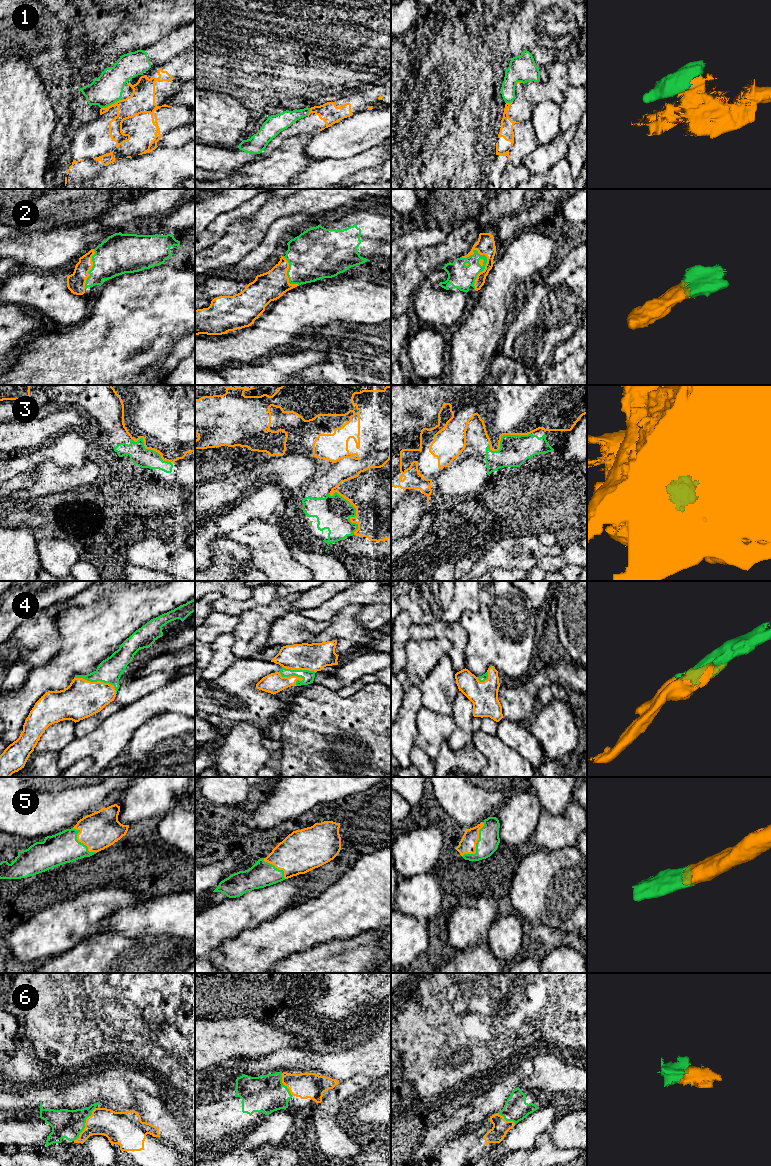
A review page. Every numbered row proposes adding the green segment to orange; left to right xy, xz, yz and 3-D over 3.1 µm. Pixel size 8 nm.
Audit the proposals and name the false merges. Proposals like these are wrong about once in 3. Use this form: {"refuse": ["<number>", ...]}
{"refuse": ["1", "3"]}

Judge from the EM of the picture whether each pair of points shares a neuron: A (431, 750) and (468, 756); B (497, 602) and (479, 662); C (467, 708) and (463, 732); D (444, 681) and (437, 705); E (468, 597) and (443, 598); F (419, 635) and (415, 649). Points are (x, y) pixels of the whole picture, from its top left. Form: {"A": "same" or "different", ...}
{"A": "different", "B": "same", "C": "same", "D": "same", "E": "different", "F": "different"}

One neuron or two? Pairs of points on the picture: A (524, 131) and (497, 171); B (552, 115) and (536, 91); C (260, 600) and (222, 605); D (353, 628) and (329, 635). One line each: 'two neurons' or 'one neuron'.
A: one neuron
B: two neurons
C: one neuron
D: one neuron

